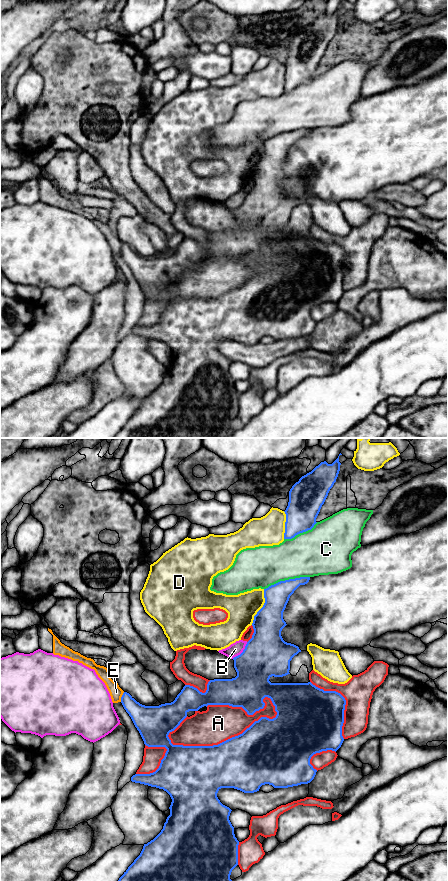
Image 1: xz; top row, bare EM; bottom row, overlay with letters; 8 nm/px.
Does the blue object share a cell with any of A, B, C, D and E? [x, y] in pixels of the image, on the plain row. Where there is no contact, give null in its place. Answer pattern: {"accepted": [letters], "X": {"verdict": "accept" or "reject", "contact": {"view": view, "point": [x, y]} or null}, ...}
{"accepted": [], "A": {"verdict": "reject", "contact": {"view": "xz", "point": [222, 294]}}, "B": {"verdict": "reject", "contact": {"view": "xz", "point": [242, 204]}}, "C": {"verdict": "reject", "contact": {"view": "xz", "point": [286, 132]}}, "D": {"verdict": "reject", "contact": {"view": "xz", "point": [262, 159]}}, "E": {"verdict": "reject", "contact": {"view": "xz", "point": [121, 249]}}}

